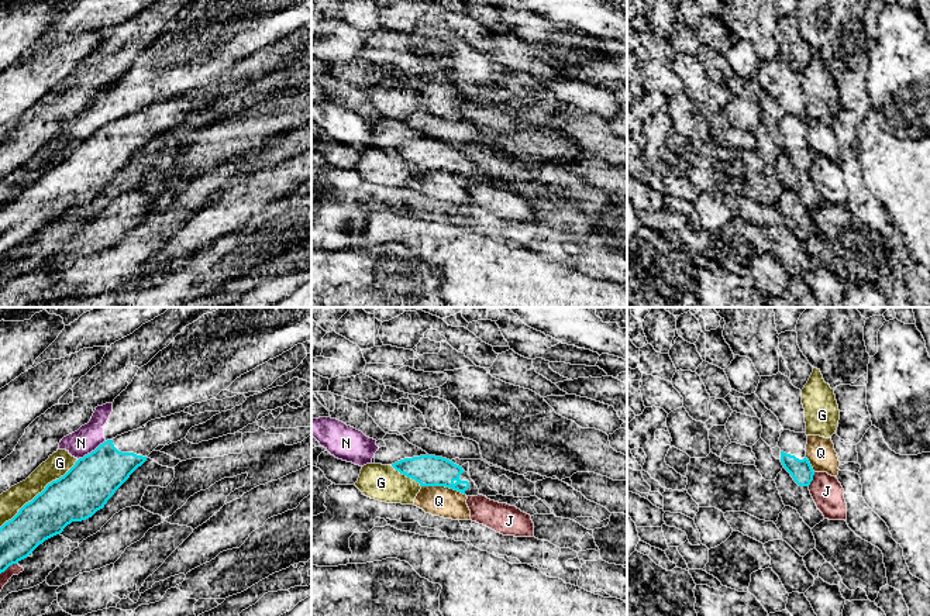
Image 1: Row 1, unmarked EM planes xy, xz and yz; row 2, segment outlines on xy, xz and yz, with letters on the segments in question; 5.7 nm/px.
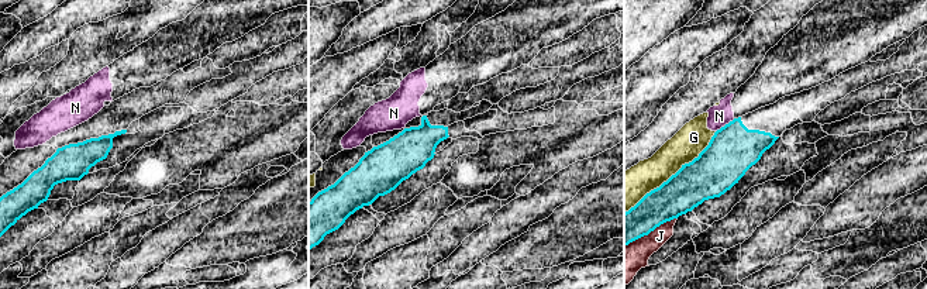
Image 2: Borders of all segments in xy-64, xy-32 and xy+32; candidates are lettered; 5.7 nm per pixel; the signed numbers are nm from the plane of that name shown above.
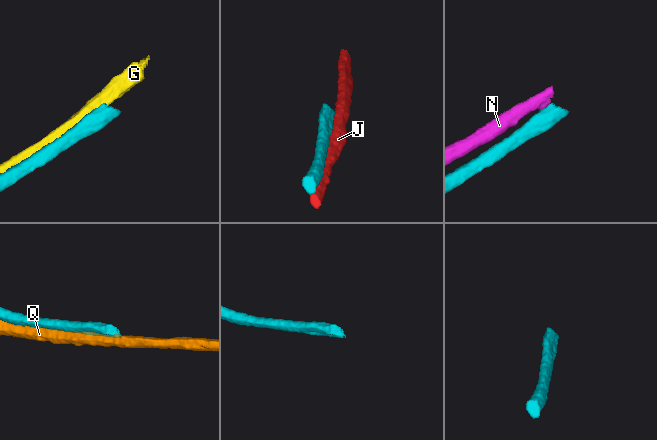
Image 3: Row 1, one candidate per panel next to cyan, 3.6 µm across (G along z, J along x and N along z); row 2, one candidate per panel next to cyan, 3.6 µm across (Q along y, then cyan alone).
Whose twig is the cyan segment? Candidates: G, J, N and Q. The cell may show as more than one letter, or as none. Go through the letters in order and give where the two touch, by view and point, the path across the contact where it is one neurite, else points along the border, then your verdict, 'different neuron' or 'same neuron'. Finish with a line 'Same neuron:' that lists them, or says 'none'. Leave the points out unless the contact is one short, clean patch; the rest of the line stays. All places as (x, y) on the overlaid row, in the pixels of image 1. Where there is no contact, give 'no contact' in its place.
G: xy (38, 494) | different neuron
J: yz (812, 479) | different neuron
N: xy (92, 451) | along xy (104, 440), (78, 460) | different neuron
Q: xz (443, 485) | different neuron
Same neuron: none

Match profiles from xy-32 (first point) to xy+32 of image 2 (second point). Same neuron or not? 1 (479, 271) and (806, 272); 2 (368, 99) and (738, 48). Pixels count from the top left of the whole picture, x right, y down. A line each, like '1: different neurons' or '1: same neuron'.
1: same neuron
2: same neuron

